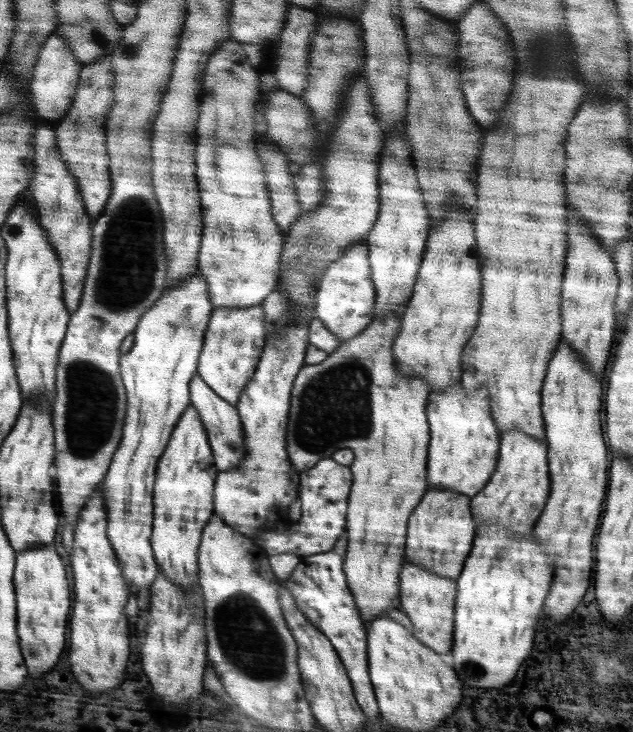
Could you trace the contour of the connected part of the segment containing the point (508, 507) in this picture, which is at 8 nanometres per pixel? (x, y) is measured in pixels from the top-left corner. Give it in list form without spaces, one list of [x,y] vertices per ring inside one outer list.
[[[518,429],[504,431],[501,438],[498,472],[494,471],[484,490],[471,497],[474,522],[476,526],[498,524],[510,526],[514,532],[530,532],[550,494],[549,443]]]

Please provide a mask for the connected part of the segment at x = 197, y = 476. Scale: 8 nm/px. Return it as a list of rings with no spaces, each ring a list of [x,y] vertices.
[[[192,404],[178,423],[158,465],[153,534],[155,555],[161,571],[178,584],[190,587],[190,590],[201,581],[201,546],[206,528],[216,515],[216,490],[221,471],[210,442],[209,428],[198,407]]]

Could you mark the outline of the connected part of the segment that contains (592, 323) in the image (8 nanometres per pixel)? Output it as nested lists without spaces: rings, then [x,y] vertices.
[[[570,206],[570,248],[568,252],[568,266],[565,272],[565,282],[562,287],[564,302],[562,316],[564,317],[564,335],[566,341],[577,349],[584,357],[585,364],[590,372],[602,378],[602,370],[606,366],[612,340],[614,340],[614,305],[617,305],[616,288],[616,261],[610,252],[602,248],[590,231],[586,221],[572,210]]]

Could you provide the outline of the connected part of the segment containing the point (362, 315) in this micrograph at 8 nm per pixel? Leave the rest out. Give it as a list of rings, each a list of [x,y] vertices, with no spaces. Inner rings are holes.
[[[362,240],[345,251],[340,259],[330,263],[322,274],[316,296],[317,319],[338,340],[353,339],[373,321],[376,315],[377,289],[373,283],[372,265],[369,262],[369,245]]]

